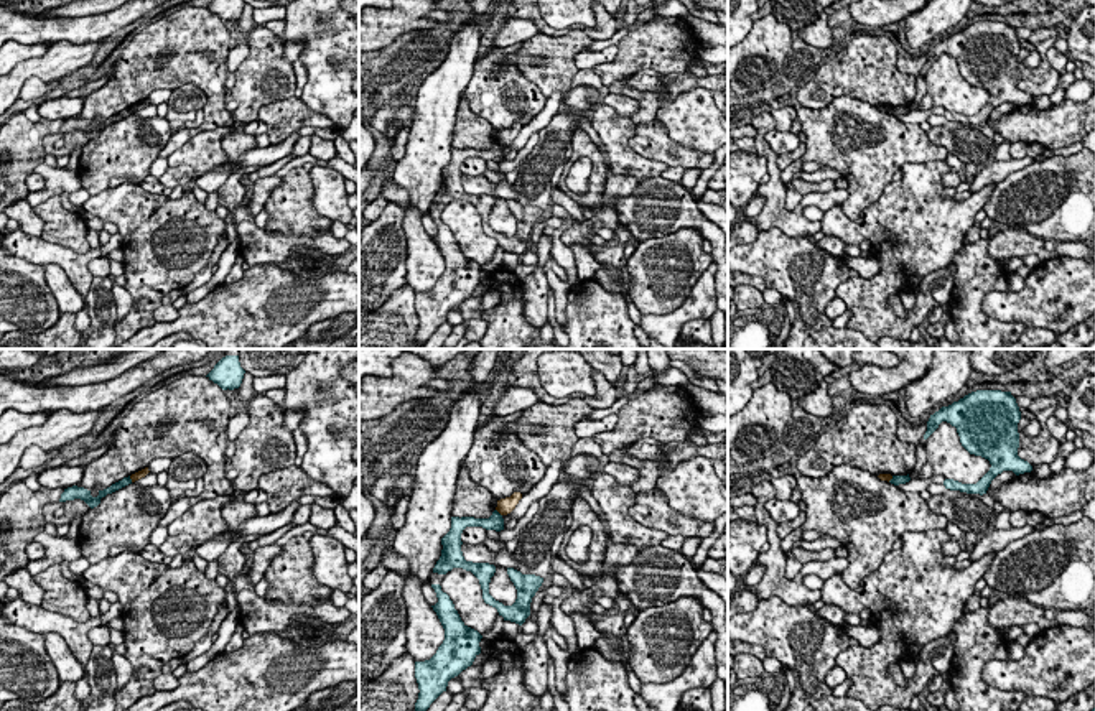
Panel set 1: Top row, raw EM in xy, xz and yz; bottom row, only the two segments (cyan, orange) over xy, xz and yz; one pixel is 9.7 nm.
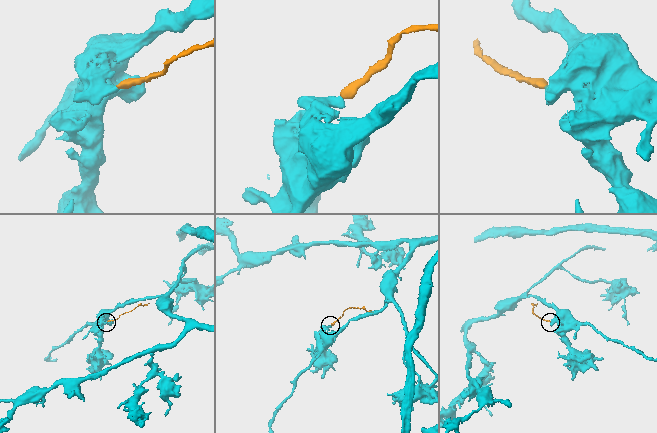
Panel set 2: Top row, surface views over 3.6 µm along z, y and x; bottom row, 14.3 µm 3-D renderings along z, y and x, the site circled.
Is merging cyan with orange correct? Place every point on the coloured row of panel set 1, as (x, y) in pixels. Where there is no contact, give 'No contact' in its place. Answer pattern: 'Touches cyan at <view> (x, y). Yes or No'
Touches cyan at xz (498, 512). No

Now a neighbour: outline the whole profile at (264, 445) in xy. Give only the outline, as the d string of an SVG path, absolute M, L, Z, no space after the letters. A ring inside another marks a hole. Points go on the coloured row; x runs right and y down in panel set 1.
M257 393L240 410L249 415L249 425L234 441L231 464L239 472L232 487L245 494L257 489L263 474L293 466L296 444L293 431L283 426L283 405L272 402L265 393Z

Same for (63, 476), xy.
M58 466L46 467L41 474L38 474L38 482L41 487L48 489L68 489L77 486L82 481L84 467L82 466Z

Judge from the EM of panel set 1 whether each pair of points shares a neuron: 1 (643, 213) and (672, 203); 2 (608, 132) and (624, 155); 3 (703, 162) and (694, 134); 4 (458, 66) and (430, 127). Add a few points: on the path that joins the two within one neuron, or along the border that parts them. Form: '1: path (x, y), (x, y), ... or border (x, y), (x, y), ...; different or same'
1: path (649, 211), (666, 206); same
2: path (613, 137), (619, 150); same
3: border (667, 129), (667, 134), (682, 145), (710, 153); different
4: path (448, 81), (438, 96), (435, 112); same

